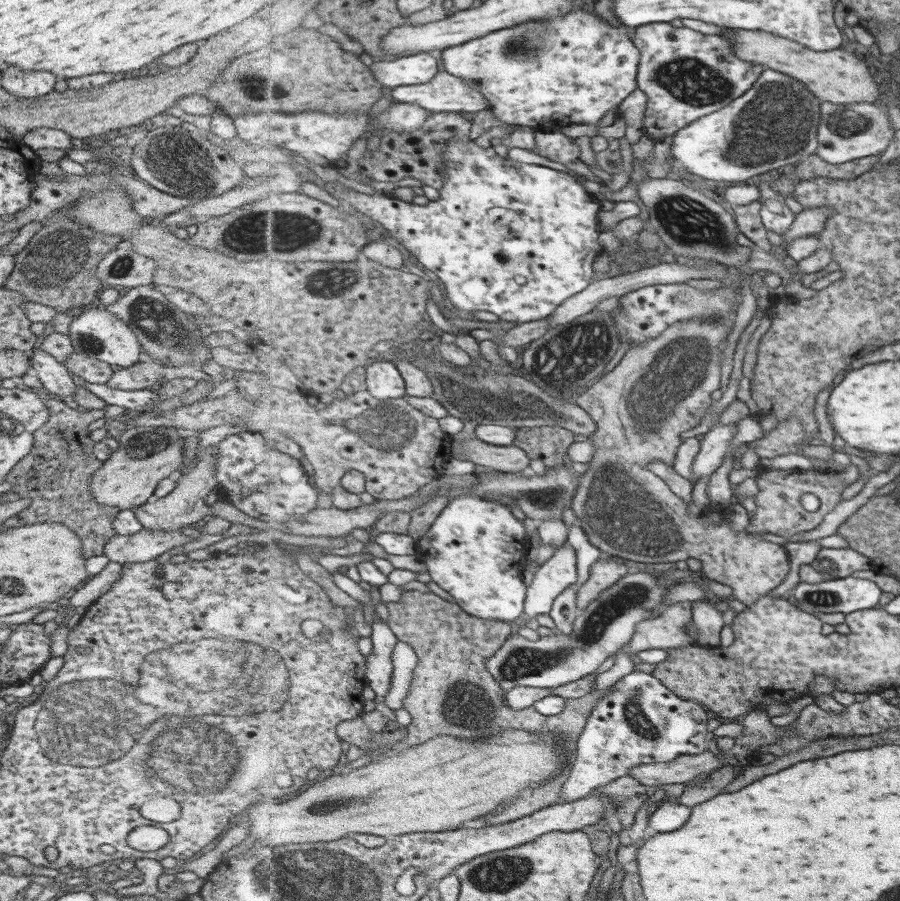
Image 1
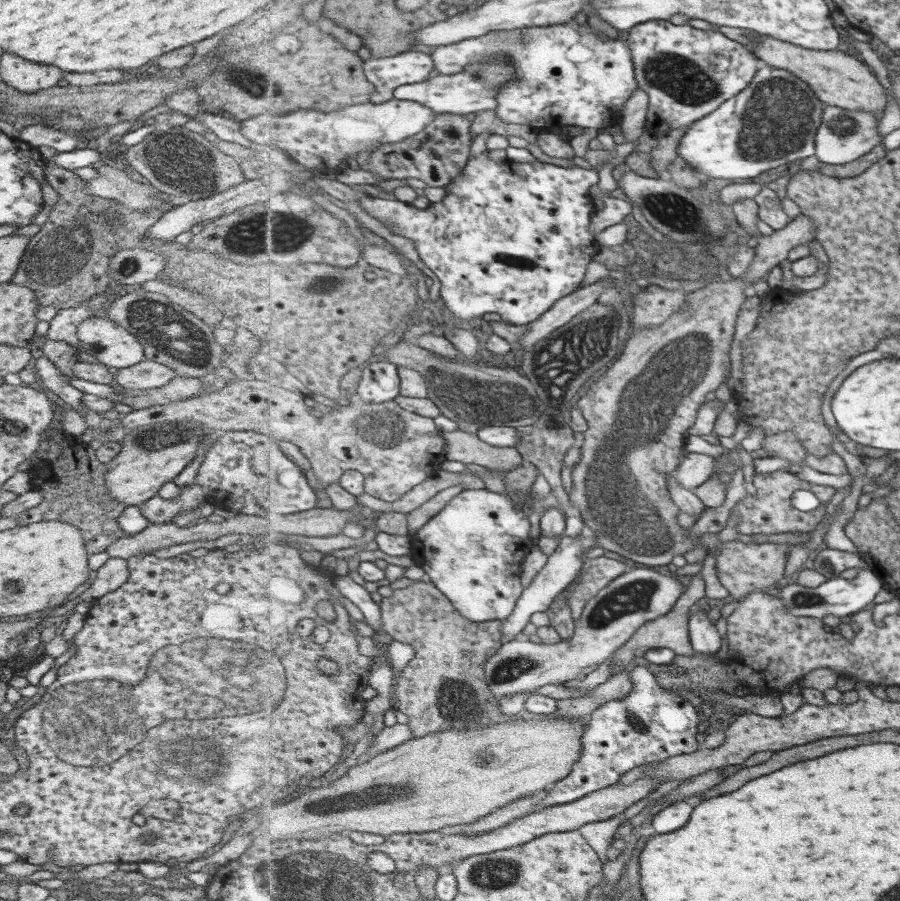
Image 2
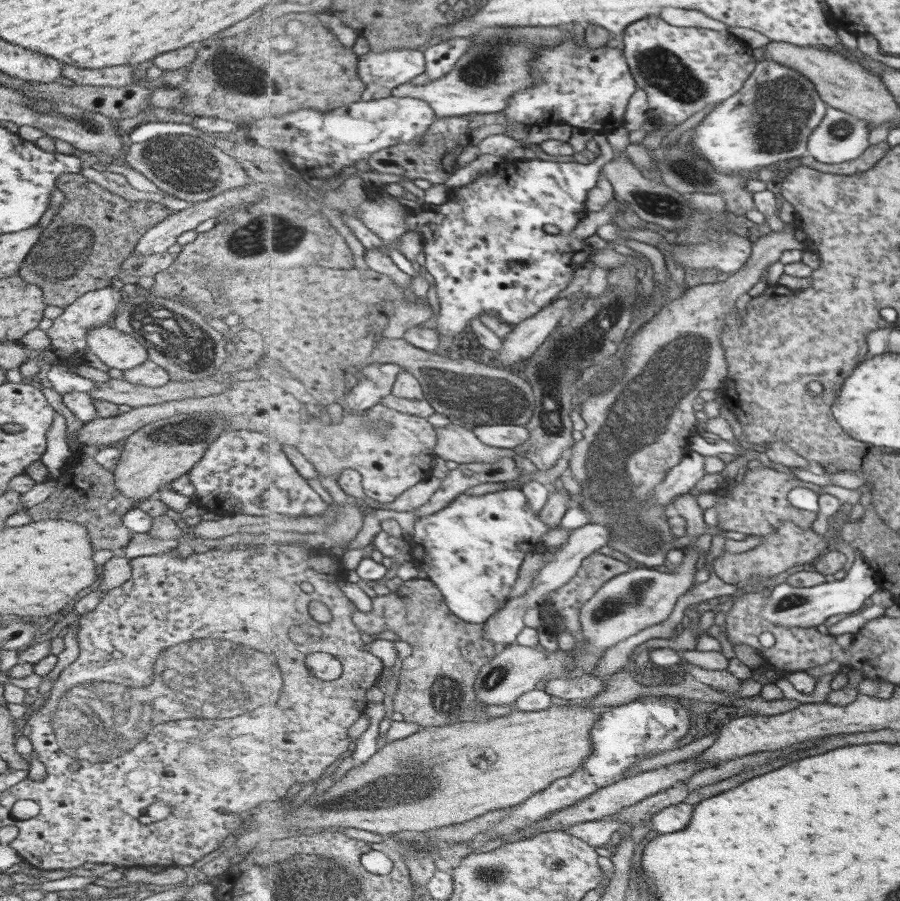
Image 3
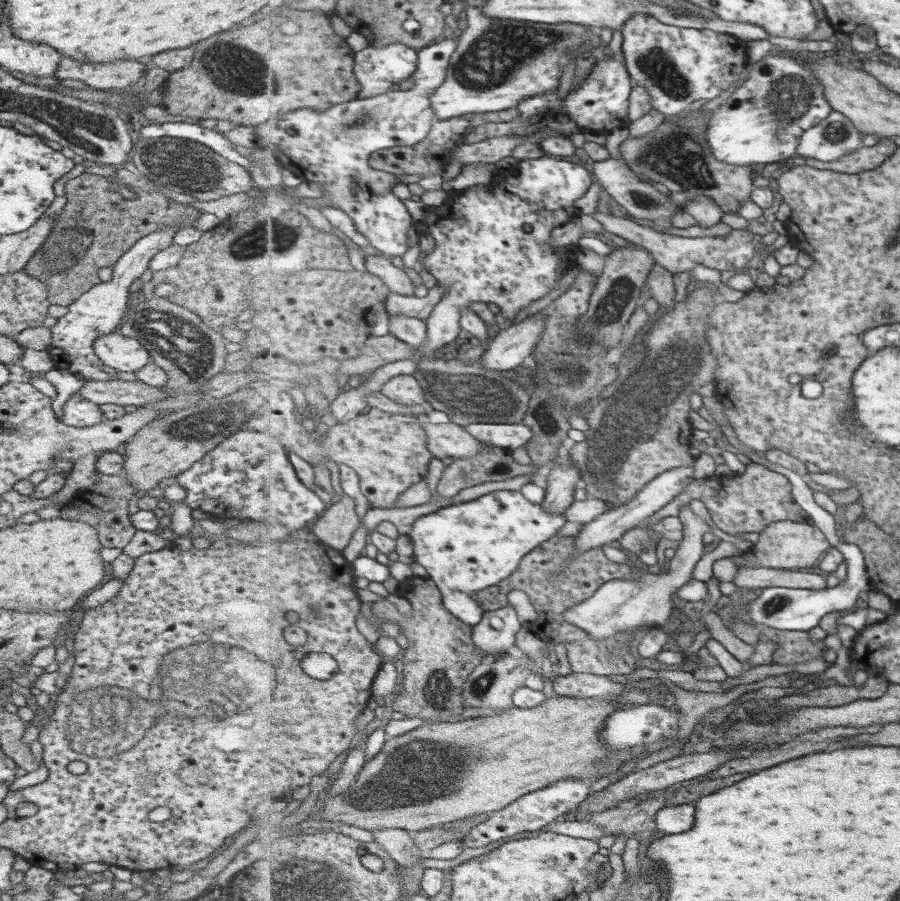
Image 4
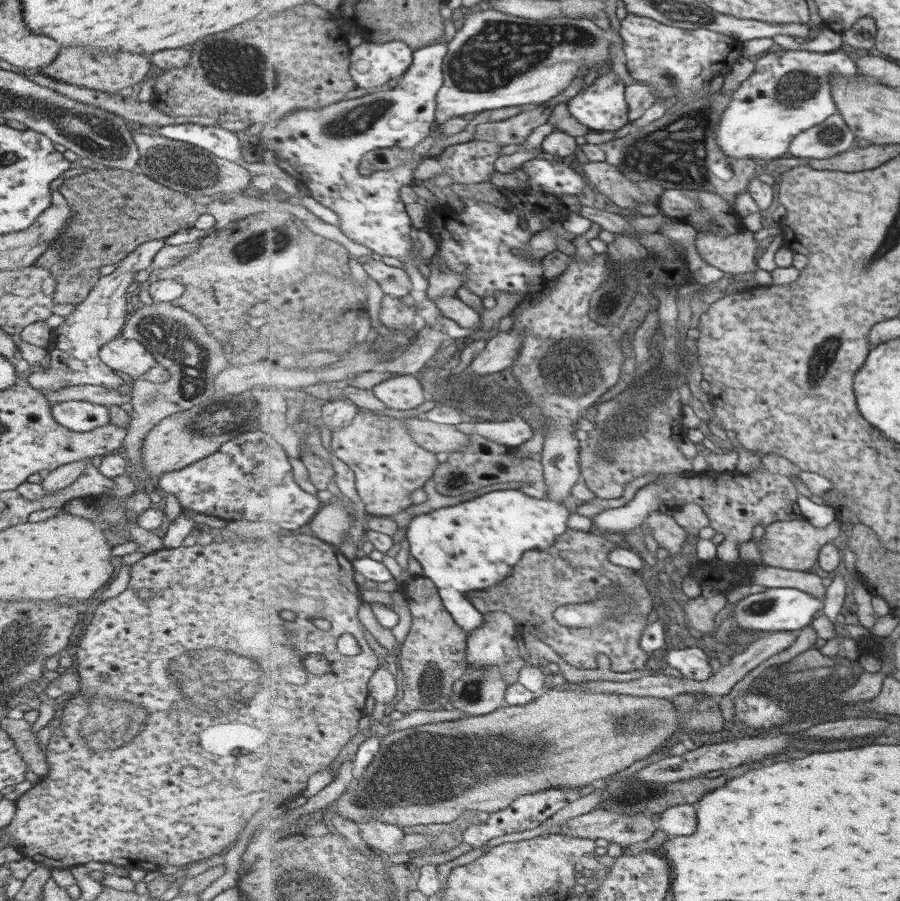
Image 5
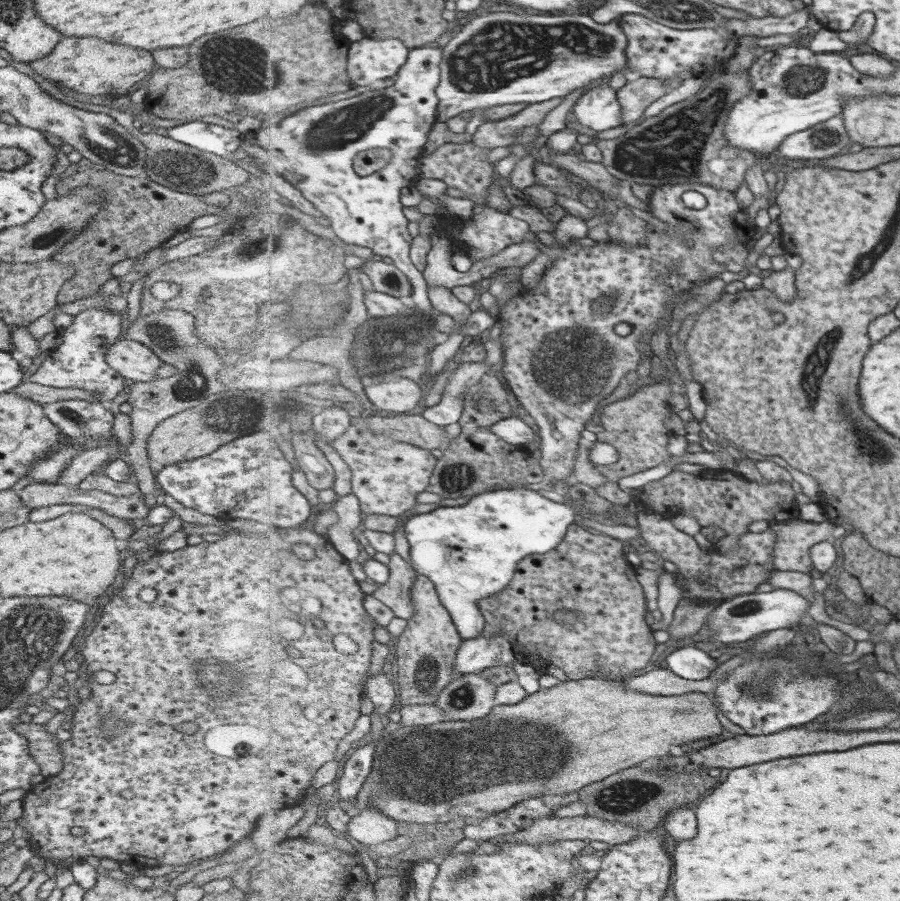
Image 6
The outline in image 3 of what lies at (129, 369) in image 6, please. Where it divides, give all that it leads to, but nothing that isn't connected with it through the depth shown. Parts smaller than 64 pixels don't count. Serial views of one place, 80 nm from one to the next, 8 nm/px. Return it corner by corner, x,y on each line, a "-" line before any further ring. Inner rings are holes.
112,325
94,327
87,332
86,338
89,350
108,368
128,370
148,359
146,343

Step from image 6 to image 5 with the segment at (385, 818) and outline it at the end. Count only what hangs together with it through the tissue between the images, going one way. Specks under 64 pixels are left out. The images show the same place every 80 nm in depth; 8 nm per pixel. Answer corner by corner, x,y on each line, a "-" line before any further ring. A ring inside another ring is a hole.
371,820
370,822
360,822
362,829
362,845
372,846
375,850
388,855
403,854
402,842
406,838
404,827
381,820

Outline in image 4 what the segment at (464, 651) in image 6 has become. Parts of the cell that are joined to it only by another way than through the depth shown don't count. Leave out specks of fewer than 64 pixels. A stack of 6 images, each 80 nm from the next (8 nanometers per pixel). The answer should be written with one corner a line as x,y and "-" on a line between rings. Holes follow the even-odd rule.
507,604
499,610
486,612
481,625
474,628
474,644
493,660
508,654
508,650
516,645
517,633
522,627
518,608

